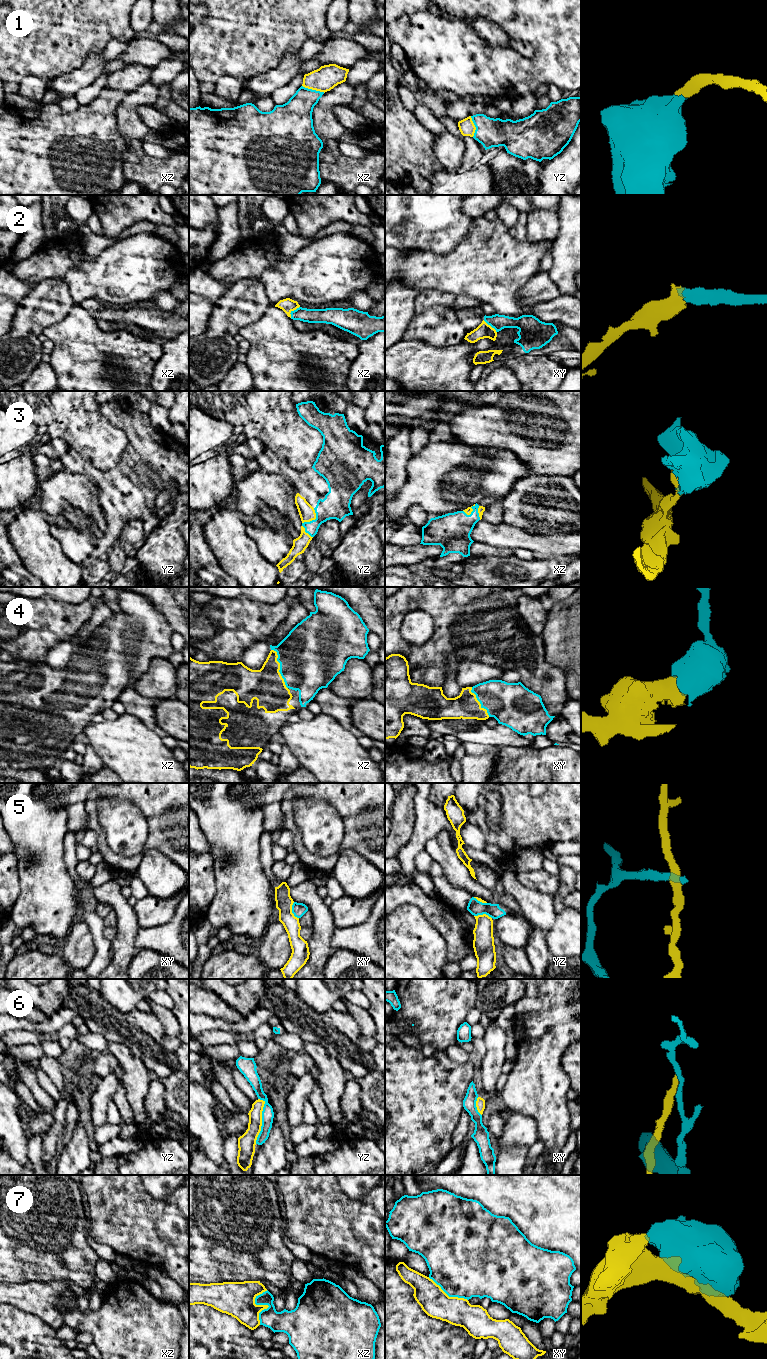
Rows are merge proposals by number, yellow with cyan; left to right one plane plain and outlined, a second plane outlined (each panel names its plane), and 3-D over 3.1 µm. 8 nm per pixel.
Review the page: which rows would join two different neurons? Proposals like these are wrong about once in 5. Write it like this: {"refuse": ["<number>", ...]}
{"refuse": ["5", "6", "7"]}

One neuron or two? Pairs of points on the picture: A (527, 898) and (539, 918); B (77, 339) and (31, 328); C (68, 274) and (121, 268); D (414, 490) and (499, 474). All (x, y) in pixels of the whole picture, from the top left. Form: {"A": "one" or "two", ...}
{"A": "one", "B": "two", "C": "one", "D": "one"}

